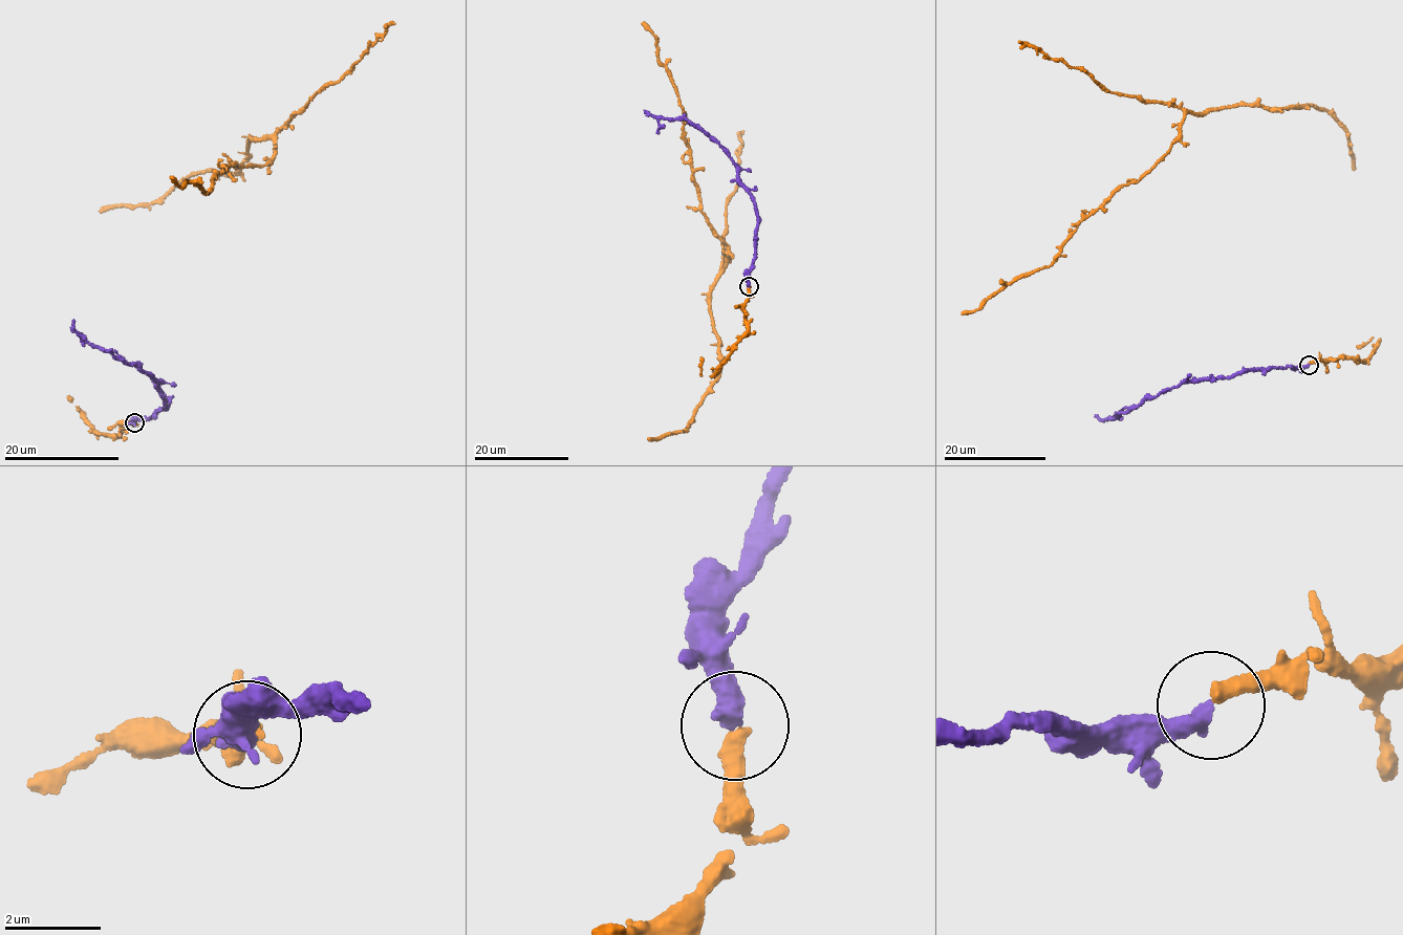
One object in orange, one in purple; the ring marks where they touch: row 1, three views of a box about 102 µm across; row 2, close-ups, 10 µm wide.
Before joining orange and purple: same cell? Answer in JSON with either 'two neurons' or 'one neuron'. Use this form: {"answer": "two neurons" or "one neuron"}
{"answer": "one neuron"}

